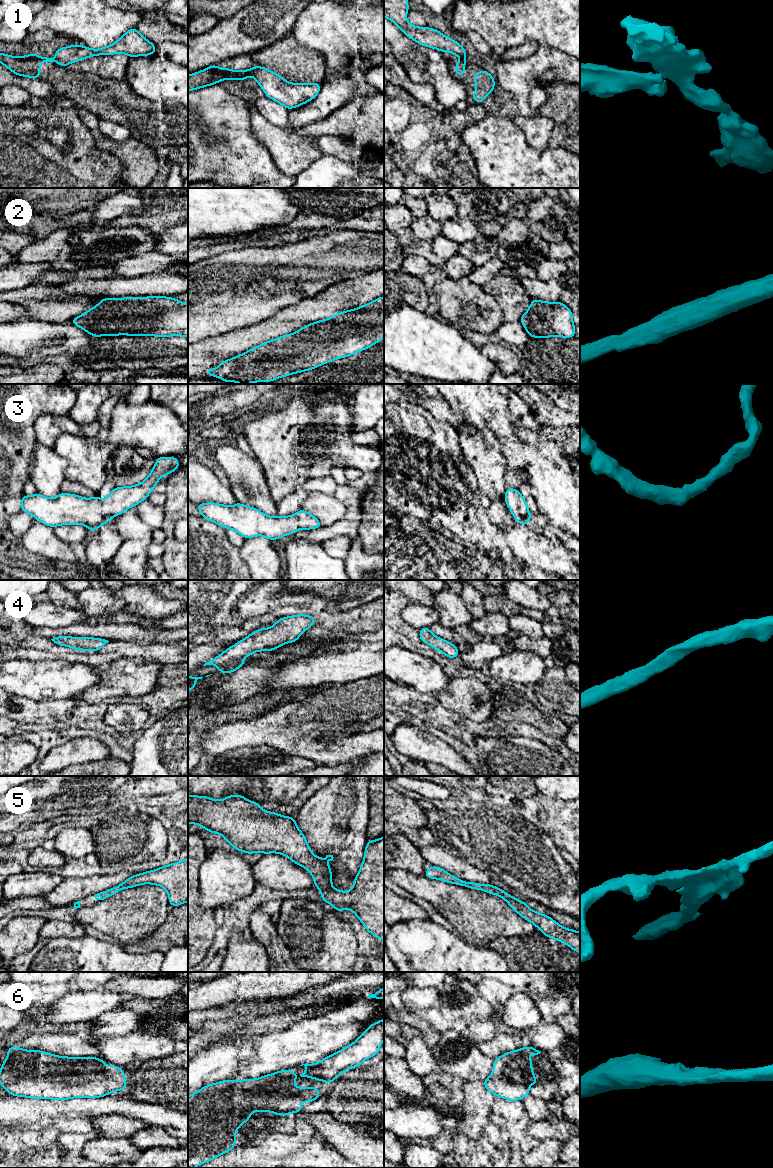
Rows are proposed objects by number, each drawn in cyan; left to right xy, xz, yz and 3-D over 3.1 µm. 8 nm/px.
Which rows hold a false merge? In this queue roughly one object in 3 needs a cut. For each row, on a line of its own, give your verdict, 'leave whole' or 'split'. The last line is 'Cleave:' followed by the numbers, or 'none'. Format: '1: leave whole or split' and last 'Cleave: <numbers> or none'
1: split
2: leave whole
3: leave whole
4: leave whole
5: leave whole
6: leave whole
Cleave: 1

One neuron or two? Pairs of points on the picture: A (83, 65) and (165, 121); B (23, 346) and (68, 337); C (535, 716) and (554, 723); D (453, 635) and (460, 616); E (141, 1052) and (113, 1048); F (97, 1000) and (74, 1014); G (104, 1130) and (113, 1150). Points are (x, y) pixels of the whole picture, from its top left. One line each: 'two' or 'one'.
A: two
B: one
C: one
D: two
E: one
F: one
G: two

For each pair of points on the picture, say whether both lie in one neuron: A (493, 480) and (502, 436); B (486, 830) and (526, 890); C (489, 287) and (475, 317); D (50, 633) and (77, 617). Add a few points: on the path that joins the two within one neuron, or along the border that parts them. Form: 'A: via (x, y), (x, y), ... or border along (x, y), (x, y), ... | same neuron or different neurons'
A: border along (480, 431), (489, 431), (501, 443) | different neurons
B: via (501, 845), (522, 866), (525, 875) | same neuron
C: border along (481, 287), (494, 298), (501, 311) | different neurons
D: border along (84, 621), (57, 627), (38, 626) | different neurons

